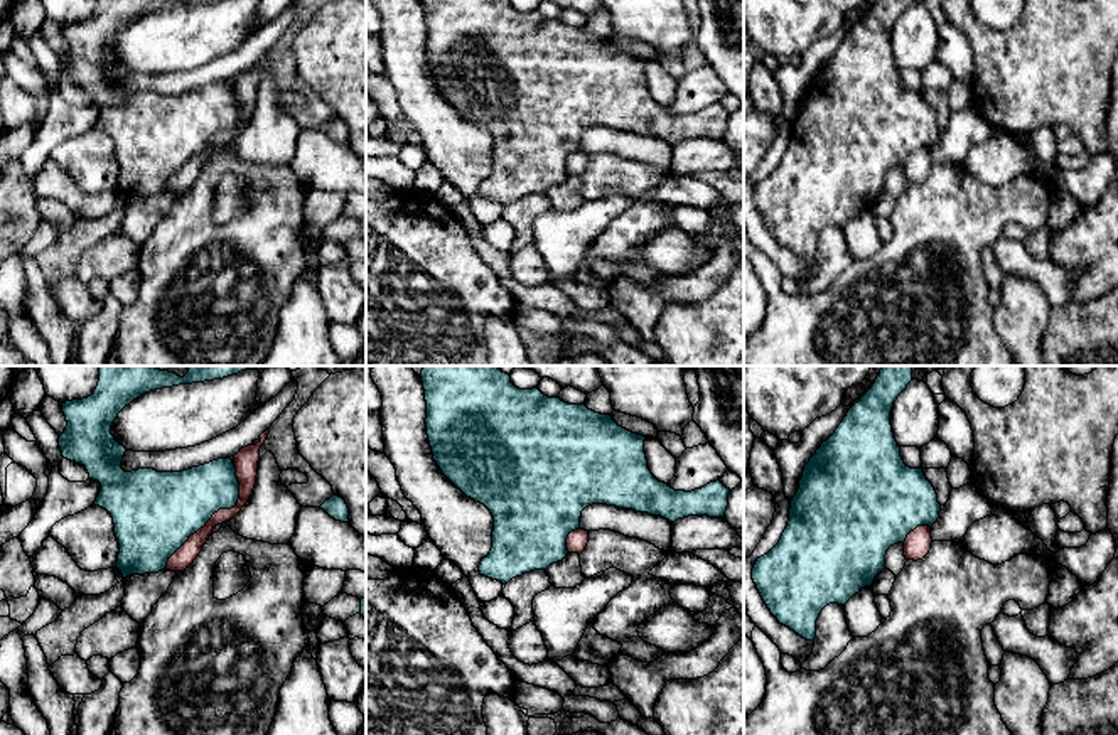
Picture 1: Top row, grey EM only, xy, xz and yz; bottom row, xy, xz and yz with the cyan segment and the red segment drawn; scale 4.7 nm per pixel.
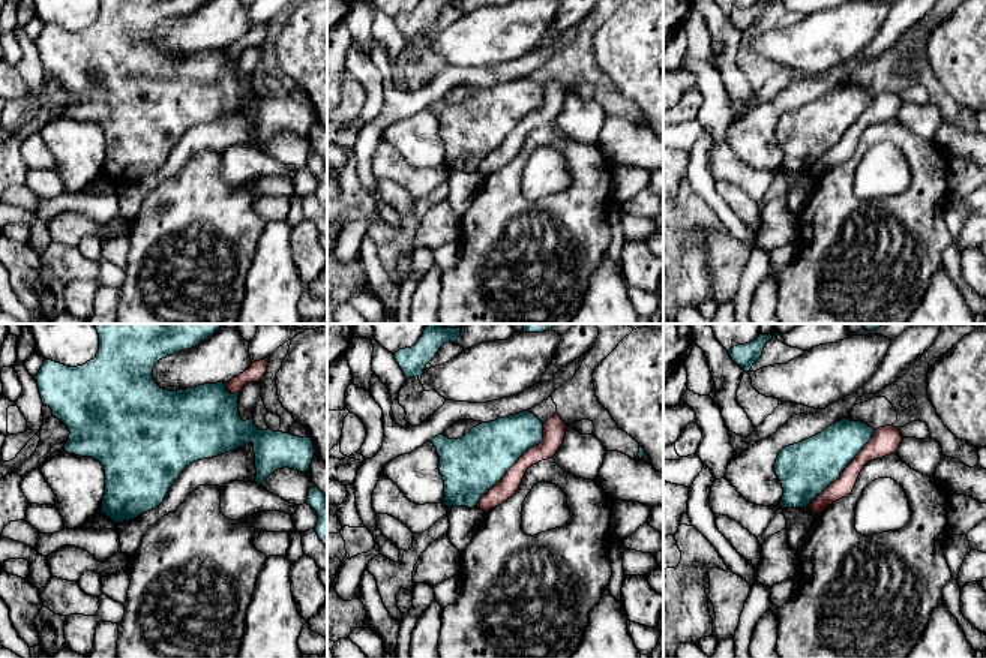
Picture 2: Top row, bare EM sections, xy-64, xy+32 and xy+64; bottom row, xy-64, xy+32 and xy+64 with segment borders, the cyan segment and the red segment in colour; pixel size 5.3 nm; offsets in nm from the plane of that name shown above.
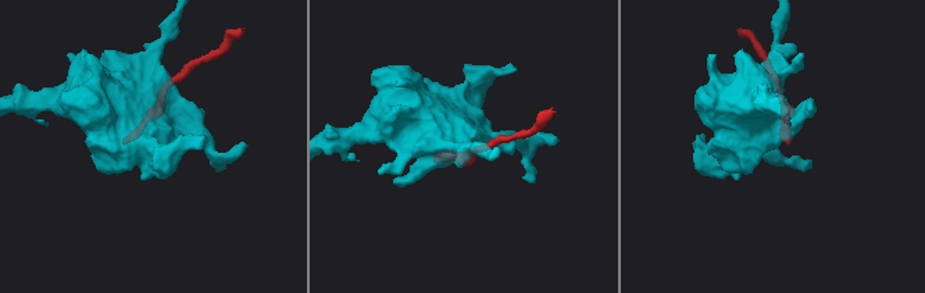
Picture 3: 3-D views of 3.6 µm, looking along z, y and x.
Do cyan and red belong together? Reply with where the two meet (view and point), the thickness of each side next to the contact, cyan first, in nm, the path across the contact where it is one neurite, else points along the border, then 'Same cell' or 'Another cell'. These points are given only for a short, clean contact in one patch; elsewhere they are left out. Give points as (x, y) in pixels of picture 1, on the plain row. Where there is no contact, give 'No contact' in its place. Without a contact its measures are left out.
Touches cyan at xy (214, 134). Thickness 360 nm (cyan) against 110 nm. Another cell

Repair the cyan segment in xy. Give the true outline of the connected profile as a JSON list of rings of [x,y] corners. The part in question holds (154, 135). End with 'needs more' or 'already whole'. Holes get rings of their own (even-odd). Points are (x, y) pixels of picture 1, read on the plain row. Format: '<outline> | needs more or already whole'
[[[99,0],[91,19],[62,25],[67,49],[59,59],[62,79],[86,89],[89,101],[101,106],[94,128],[106,131],[115,147],[120,167],[116,190],[123,201],[159,196],[169,180],[197,155],[219,131],[231,131],[239,121],[239,105],[231,81],[218,81],[182,94],[138,91],[125,94],[123,78],[128,74],[111,57],[118,35],[145,15],[214,3],[223,0]]] | already whole

